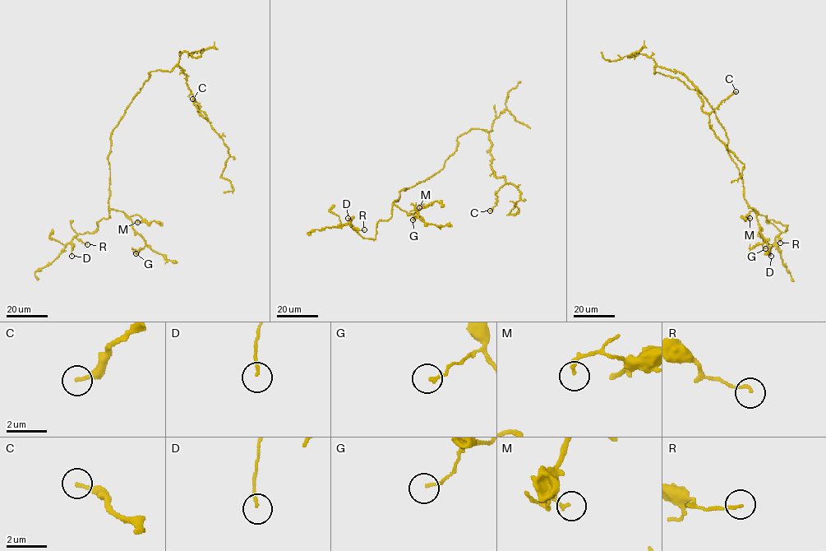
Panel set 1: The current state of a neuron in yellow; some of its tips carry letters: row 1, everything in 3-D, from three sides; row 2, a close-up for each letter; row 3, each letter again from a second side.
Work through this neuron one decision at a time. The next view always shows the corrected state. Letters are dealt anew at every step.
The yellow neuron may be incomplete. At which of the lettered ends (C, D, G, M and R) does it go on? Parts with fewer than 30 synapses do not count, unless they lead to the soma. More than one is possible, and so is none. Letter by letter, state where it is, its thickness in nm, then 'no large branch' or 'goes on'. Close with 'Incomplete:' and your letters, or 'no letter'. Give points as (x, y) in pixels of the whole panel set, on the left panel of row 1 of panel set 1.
C: (192, 99) | 200 nm | no large branch
D: (71, 256) | 90 nm | no large branch
G: (136, 253) | 130 nm | no large branch
M: (137, 222) | 140 nm | no large branch
R: (87, 244) | 120 nm | no large branch
Incomplete: no letter

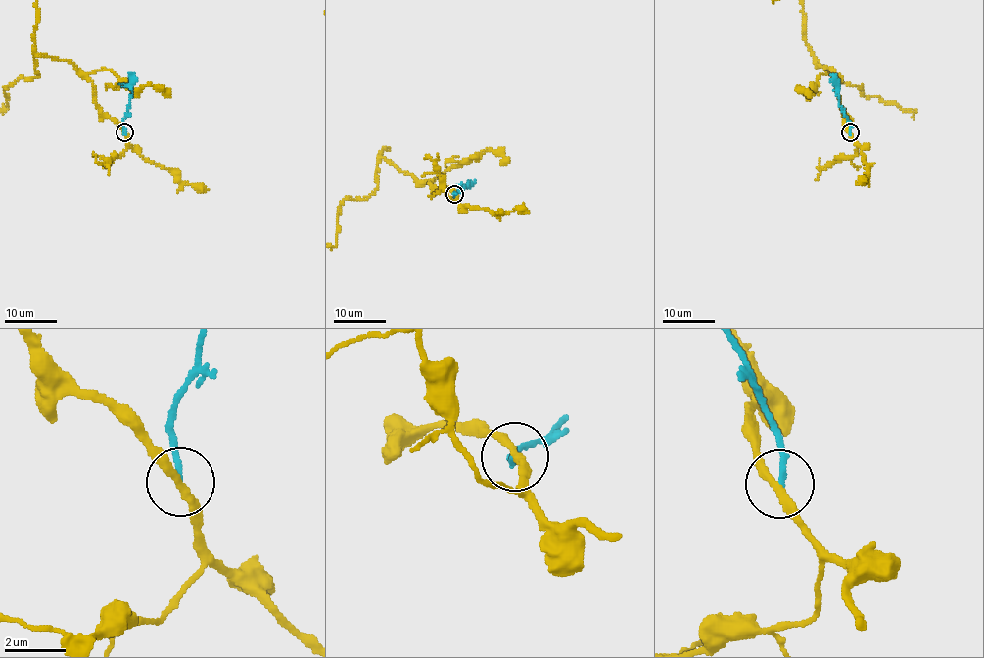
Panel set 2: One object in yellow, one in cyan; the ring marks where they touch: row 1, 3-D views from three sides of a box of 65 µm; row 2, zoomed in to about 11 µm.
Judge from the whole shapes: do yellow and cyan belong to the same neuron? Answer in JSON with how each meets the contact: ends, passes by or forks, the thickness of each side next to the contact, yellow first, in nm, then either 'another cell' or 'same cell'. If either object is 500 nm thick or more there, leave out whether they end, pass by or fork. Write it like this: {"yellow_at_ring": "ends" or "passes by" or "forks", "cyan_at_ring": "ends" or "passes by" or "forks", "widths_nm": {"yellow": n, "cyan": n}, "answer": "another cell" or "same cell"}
{"yellow_at_ring": "passes by", "cyan_at_ring": "ends", "widths_nm": {"yellow": 240, "cyan": 190}, "answer": "another cell"}

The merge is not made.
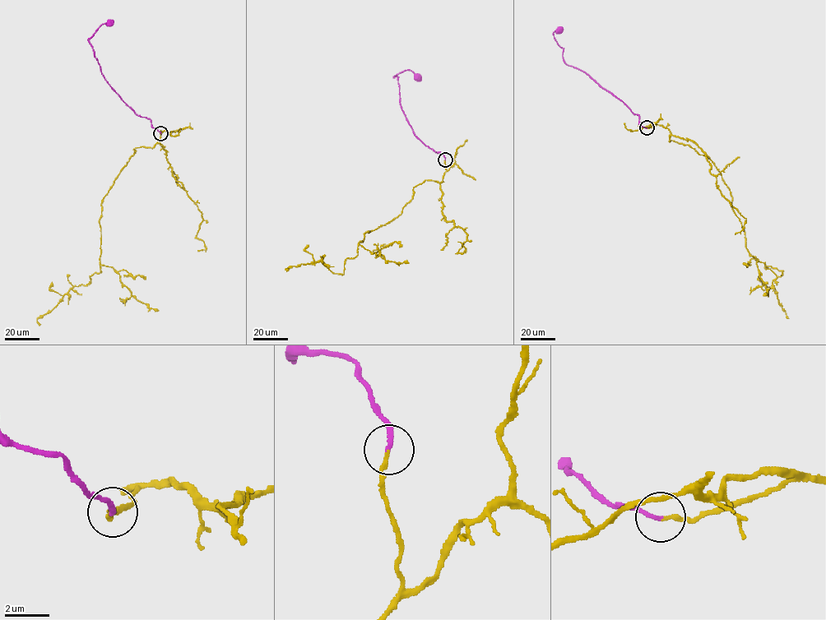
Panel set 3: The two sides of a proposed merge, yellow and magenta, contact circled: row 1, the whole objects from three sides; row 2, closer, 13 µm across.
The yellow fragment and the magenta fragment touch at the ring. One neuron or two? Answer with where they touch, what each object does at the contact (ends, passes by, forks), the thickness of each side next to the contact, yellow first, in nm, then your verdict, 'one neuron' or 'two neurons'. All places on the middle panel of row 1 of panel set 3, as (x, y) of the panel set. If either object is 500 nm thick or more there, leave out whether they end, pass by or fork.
at (445, 159); yellow ends there; magenta ends there; 150 nm thick on the yellow side, 180 nm on the other; one neuron

